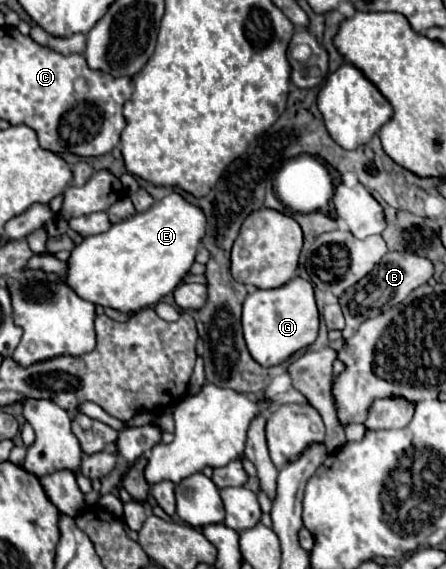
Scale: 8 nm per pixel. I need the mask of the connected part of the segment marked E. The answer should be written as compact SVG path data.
M173 191L161 201L155 201L147 211L135 213L131 219L113 225L109 231L85 237L83 243L71 251L67 283L75 289L75 293L81 299L103 307L113 307L123 313L151 307L159 303L165 295L173 293L173 289L189 273L195 261L197 247L205 235L205 229L207 229L207 217L203 215L203 209L189 203L185 197Z

